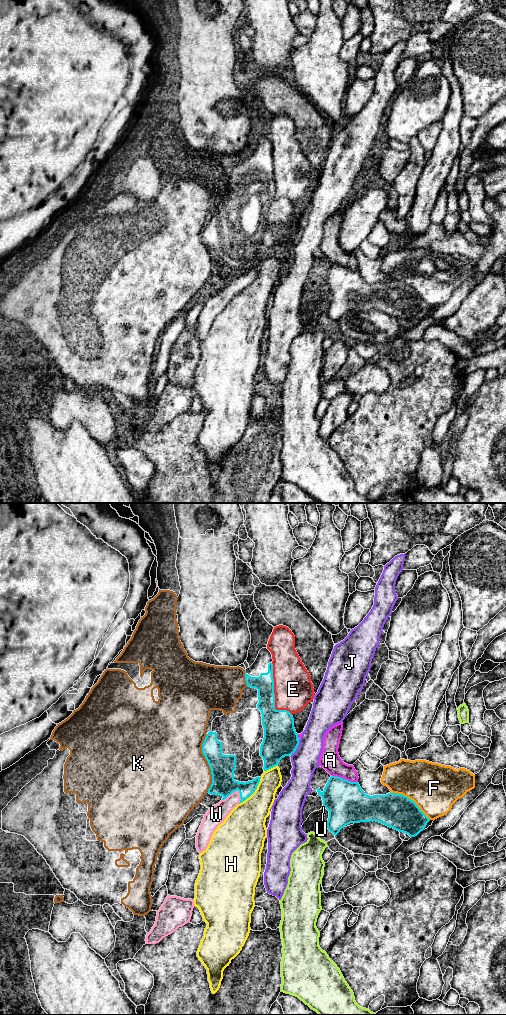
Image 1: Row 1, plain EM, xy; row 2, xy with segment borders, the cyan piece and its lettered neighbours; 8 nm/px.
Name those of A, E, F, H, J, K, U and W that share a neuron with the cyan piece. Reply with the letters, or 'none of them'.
none of them

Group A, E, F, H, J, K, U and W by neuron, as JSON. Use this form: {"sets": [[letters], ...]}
{"sets": [["A", "W"], ["E"], ["F"], ["H"], ["J"], ["K"], ["U"]]}

